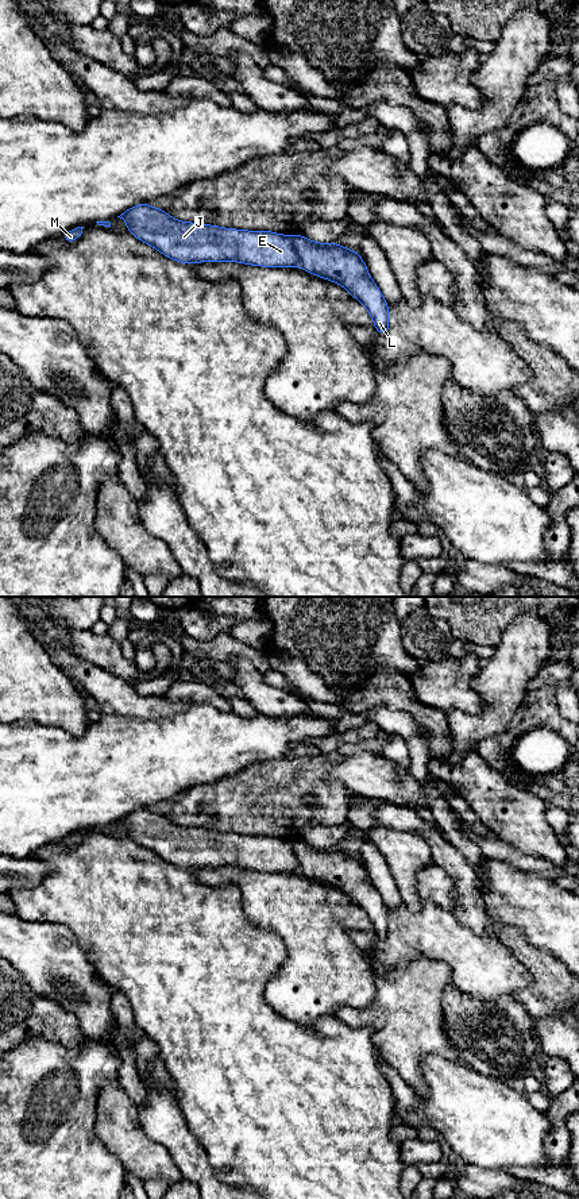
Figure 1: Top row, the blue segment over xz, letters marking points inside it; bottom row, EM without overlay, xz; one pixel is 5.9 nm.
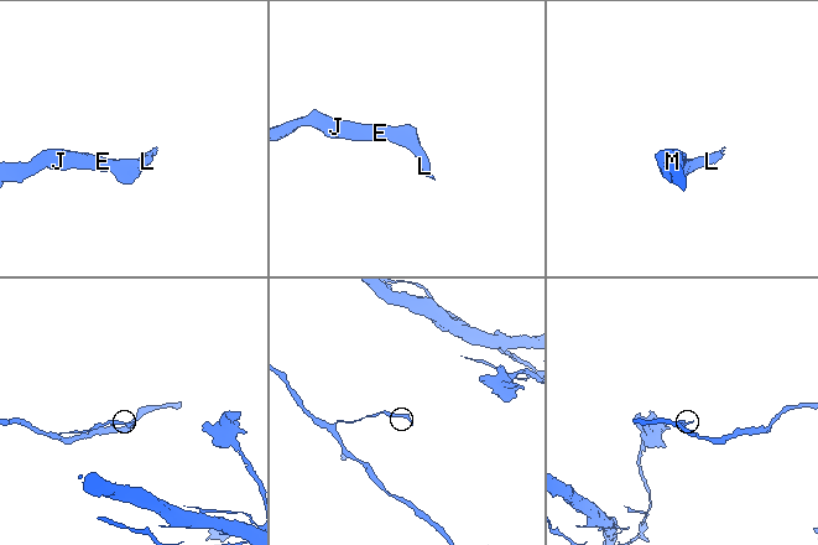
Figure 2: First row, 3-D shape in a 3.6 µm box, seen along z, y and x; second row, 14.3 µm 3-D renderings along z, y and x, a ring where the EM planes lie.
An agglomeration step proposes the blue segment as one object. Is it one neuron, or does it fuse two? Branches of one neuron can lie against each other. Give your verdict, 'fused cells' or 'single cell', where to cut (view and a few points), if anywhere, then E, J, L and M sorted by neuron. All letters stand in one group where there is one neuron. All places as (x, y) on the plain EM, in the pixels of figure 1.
fused cells; cut xz (292, 841), (298, 868); groups E J M / L

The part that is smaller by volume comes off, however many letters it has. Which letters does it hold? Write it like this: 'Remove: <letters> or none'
Remove: L

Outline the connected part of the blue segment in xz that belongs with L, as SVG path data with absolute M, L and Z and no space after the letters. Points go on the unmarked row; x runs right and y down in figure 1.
M293 840L293 849L304 876L341 890L368 914L377 937L389 937L389 910L371 884L360 859L335 847L314 848L301 840Z

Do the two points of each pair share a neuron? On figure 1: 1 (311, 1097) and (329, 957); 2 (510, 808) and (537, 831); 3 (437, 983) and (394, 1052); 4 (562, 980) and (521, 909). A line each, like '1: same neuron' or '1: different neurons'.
1: different neurons
2: same neuron
3: same neuron
4: different neurons

